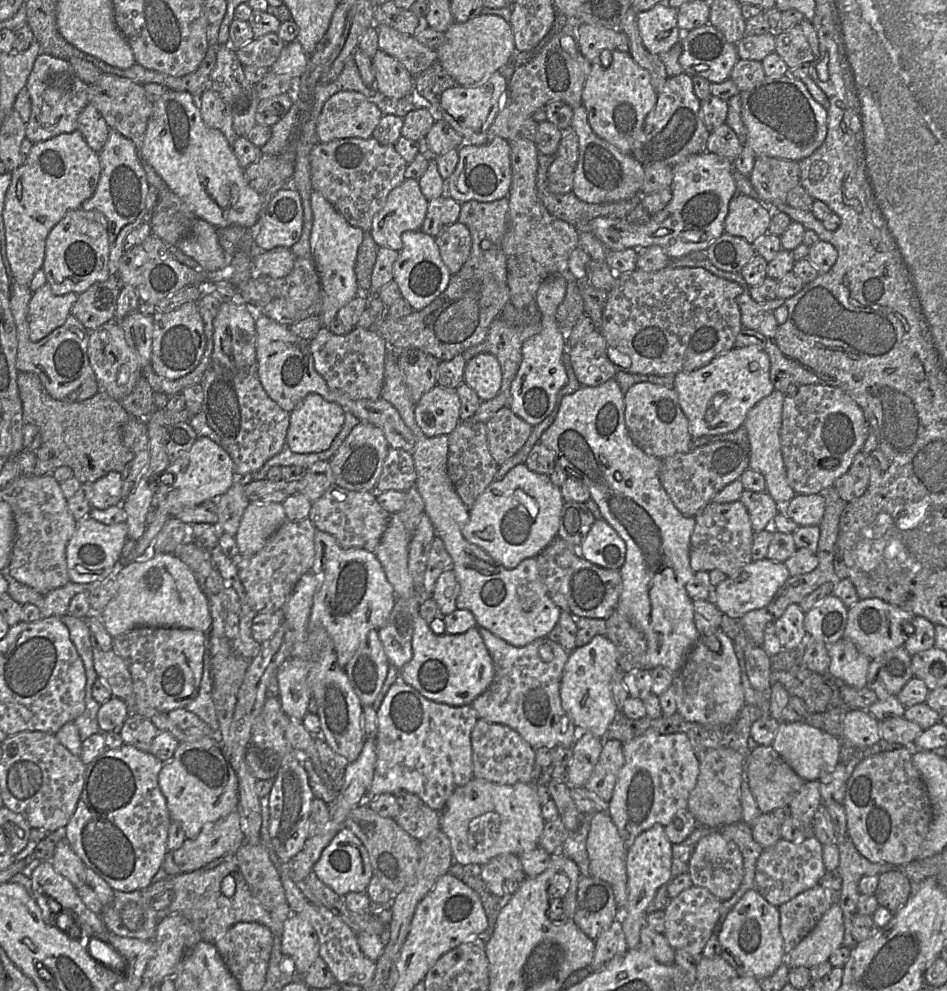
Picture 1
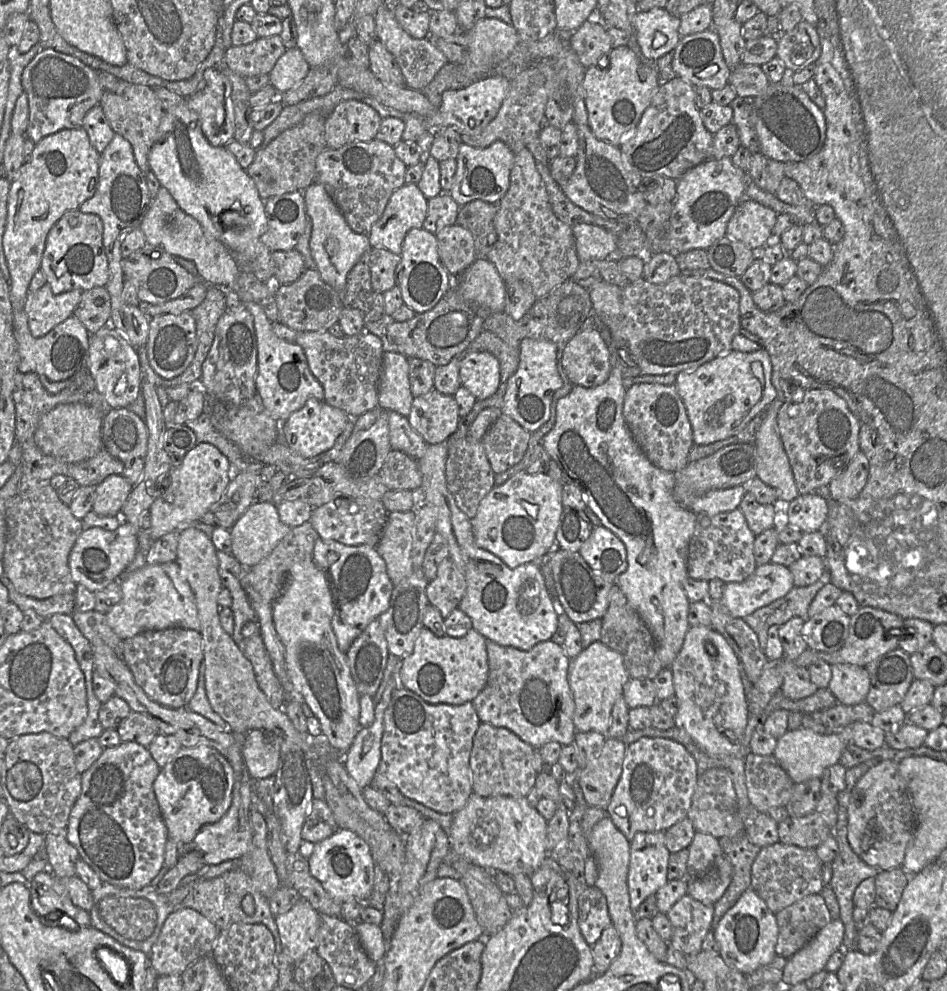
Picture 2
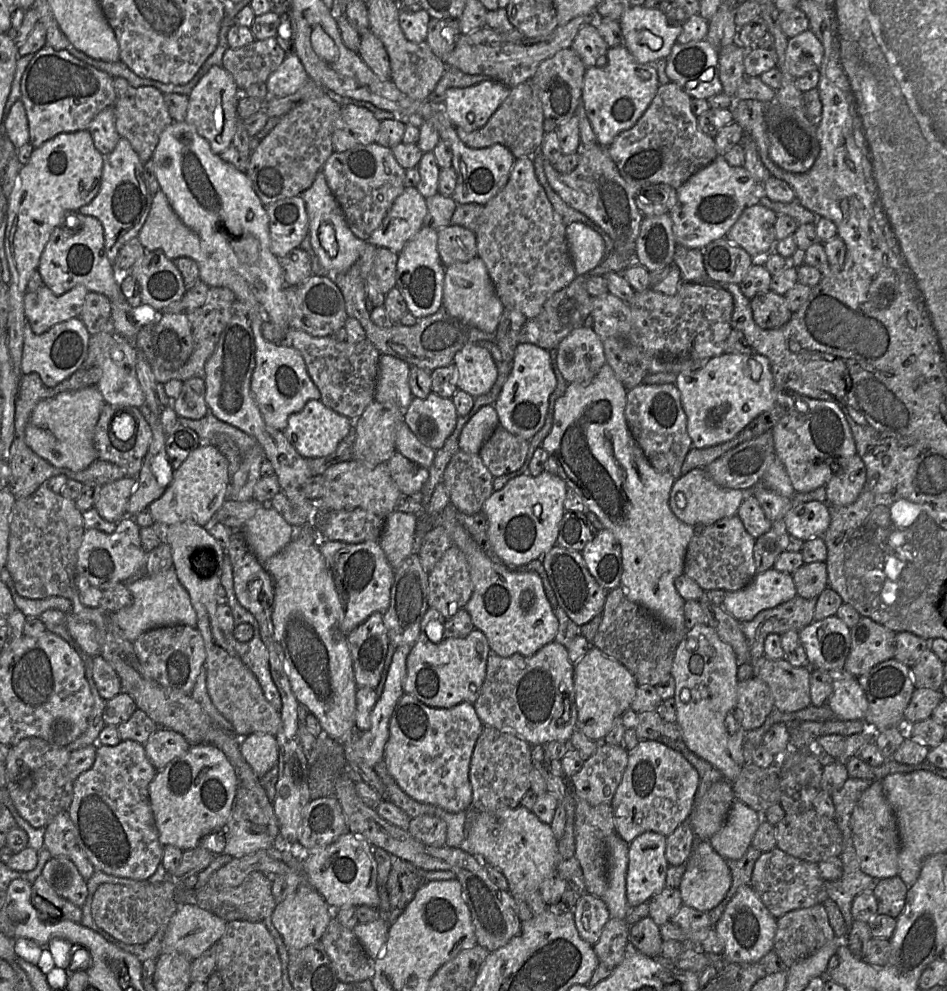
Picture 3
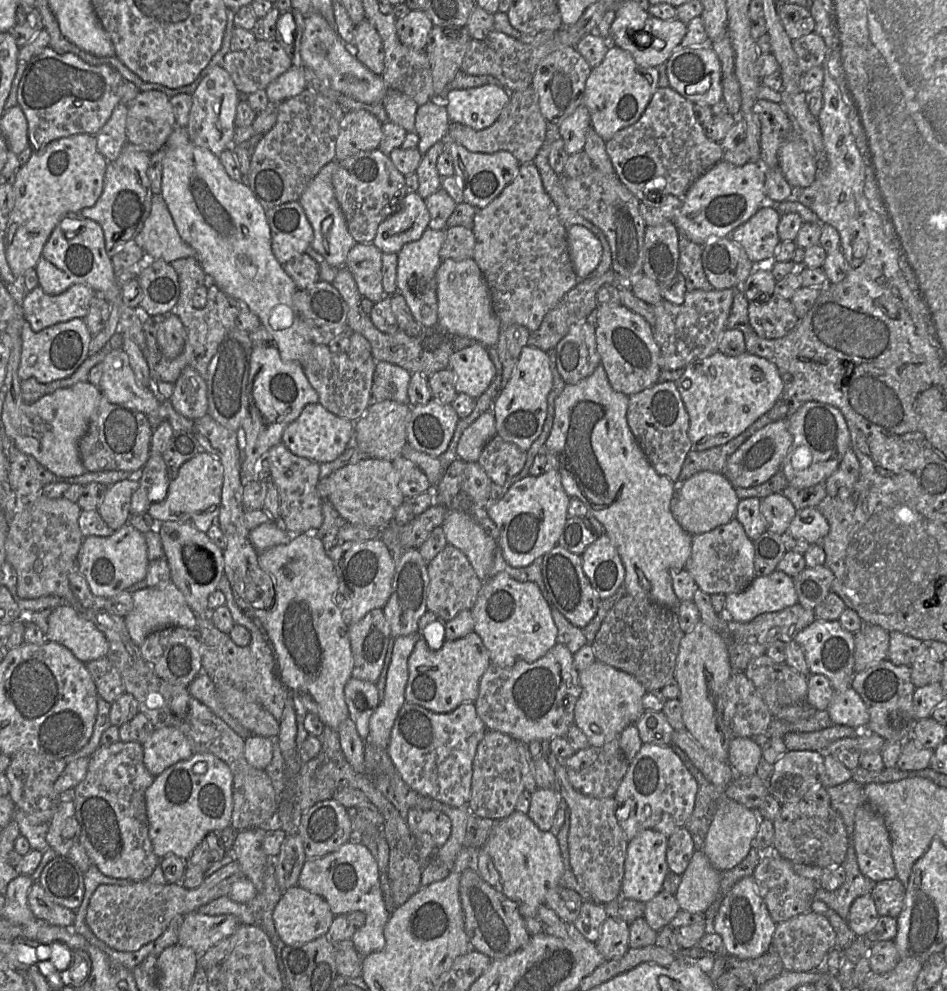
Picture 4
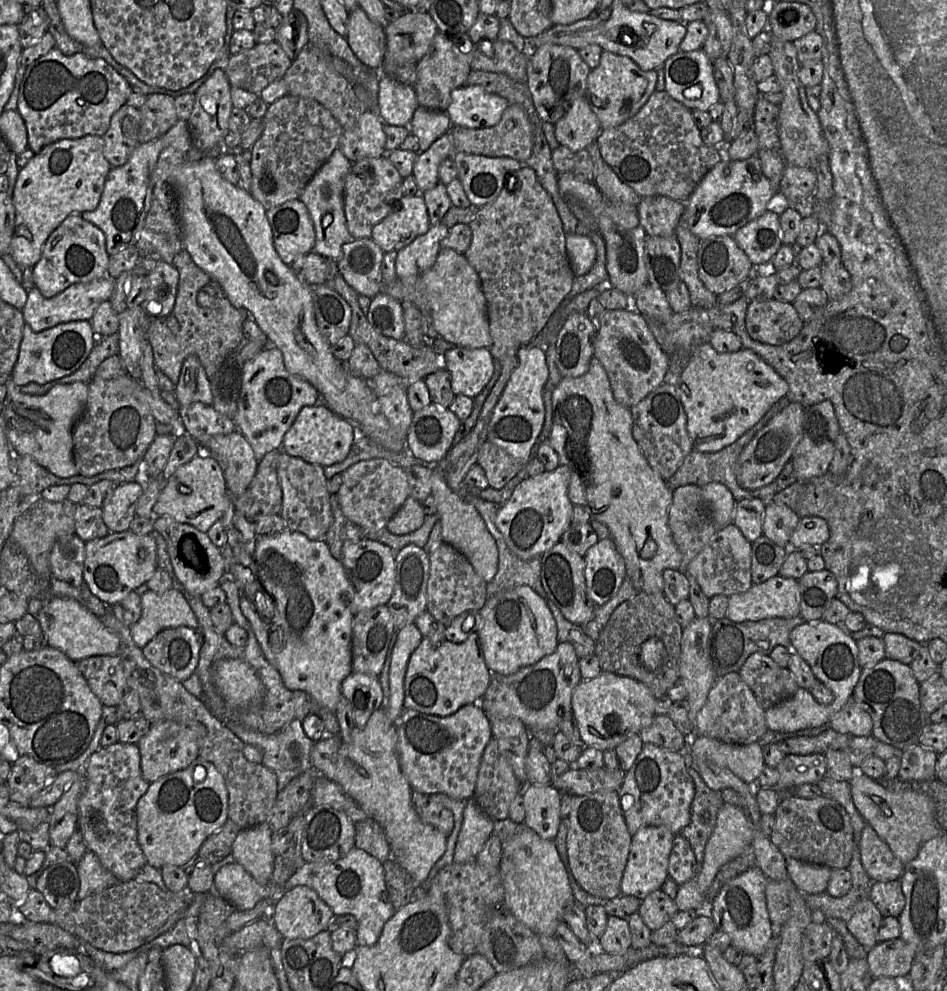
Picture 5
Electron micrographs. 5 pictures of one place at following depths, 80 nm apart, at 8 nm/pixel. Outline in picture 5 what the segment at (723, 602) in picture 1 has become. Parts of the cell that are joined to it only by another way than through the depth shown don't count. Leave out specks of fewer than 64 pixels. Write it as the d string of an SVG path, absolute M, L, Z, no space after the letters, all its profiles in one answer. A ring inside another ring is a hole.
M776 575L765 582L752 584L743 593L728 597L726 617L734 622L762 620L766 618L792 618L800 615L800 588L798 580Z

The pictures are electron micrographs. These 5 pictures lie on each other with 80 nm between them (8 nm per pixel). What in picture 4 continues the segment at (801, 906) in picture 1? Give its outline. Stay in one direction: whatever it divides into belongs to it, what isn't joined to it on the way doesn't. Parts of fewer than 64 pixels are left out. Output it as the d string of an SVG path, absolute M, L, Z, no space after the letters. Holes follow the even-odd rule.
M805 912L776 925L772 946L786 971L808 972L823 967L828 953L836 947L836 934L824 914Z

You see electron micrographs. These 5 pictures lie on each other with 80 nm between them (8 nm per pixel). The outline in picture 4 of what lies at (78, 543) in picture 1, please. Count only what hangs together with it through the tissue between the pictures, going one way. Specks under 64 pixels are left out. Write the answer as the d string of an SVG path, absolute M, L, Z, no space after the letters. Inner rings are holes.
M126 523L110 536L83 539L77 563L94 595L110 598L146 578L149 559L144 534Z

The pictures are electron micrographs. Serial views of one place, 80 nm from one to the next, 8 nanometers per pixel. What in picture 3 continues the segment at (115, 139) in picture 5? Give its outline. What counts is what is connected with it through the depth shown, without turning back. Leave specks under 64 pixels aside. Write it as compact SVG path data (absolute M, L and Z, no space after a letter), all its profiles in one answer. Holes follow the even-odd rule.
M108 106L99 112L91 121L88 131L92 136L95 148L103 156L112 152L120 138L115 126L113 106Z

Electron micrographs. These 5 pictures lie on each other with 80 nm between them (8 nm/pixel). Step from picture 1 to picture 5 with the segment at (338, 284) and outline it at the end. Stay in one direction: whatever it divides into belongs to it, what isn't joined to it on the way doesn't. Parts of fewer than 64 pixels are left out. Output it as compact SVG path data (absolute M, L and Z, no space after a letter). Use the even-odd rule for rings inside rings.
M336 148L299 197L299 200L306 205L313 222L315 231L314 251L327 260L339 261L343 254L343 246L352 240L347 228L344 210L345 179L352 164L342 151Z

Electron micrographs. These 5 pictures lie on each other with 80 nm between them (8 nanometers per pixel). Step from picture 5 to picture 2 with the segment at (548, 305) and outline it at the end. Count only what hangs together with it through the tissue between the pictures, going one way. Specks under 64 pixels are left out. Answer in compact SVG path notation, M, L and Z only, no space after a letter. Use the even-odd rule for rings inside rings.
M528 148L515 154L509 188L497 204L494 226L498 238L487 260L493 263L504 282L525 281L531 286L536 299L540 299L573 277L580 260L572 226L554 214L535 158Z

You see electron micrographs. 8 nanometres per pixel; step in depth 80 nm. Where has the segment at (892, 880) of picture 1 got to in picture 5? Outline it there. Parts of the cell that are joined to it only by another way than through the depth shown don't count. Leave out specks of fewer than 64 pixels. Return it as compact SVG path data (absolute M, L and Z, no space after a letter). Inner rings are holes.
M900 879L888 882L874 882L870 900L885 917L899 917L905 907L905 897Z

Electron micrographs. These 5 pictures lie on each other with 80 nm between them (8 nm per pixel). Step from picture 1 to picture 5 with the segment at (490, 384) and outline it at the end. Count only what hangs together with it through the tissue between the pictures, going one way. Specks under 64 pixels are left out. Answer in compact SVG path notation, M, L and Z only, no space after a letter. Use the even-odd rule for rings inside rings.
M454 346L443 357L455 395L475 398L494 373L493 357L488 348Z

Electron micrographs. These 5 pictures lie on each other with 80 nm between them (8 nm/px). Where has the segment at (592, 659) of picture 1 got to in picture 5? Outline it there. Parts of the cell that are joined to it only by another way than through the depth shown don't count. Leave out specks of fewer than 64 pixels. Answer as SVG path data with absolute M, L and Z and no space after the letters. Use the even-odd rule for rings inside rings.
M602 671L595 678L581 680L573 692L571 704L584 746L605 751L615 749L628 737L649 726L656 715L655 702L656 698L643 683Z

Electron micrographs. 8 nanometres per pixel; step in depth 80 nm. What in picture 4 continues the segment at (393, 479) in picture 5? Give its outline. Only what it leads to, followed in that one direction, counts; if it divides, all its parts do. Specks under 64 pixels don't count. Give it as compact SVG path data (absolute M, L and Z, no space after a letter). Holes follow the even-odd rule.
M362 459L355 464L349 464L335 470L329 477L330 494L328 500L346 522L356 526L386 527L392 521L396 510L405 498L398 487L399 474L392 461Z

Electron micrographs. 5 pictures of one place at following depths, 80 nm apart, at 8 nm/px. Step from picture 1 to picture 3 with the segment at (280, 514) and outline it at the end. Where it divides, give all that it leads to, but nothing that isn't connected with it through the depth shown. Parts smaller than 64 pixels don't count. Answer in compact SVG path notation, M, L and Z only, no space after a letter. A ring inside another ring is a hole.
M263 504L241 530L261 565L292 541L292 526L269 504Z

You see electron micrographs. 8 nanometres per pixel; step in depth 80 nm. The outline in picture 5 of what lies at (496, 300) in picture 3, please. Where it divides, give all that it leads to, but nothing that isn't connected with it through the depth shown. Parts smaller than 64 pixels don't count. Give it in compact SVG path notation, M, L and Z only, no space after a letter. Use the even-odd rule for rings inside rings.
M442 248L435 264L425 271L415 285L404 285L399 279L385 284L382 292L387 293L399 302L411 302L419 311L429 312L439 335L455 346L465 348L490 348L492 338L489 329L486 300L482 291L481 281L476 270L469 264L463 254L449 248Z

